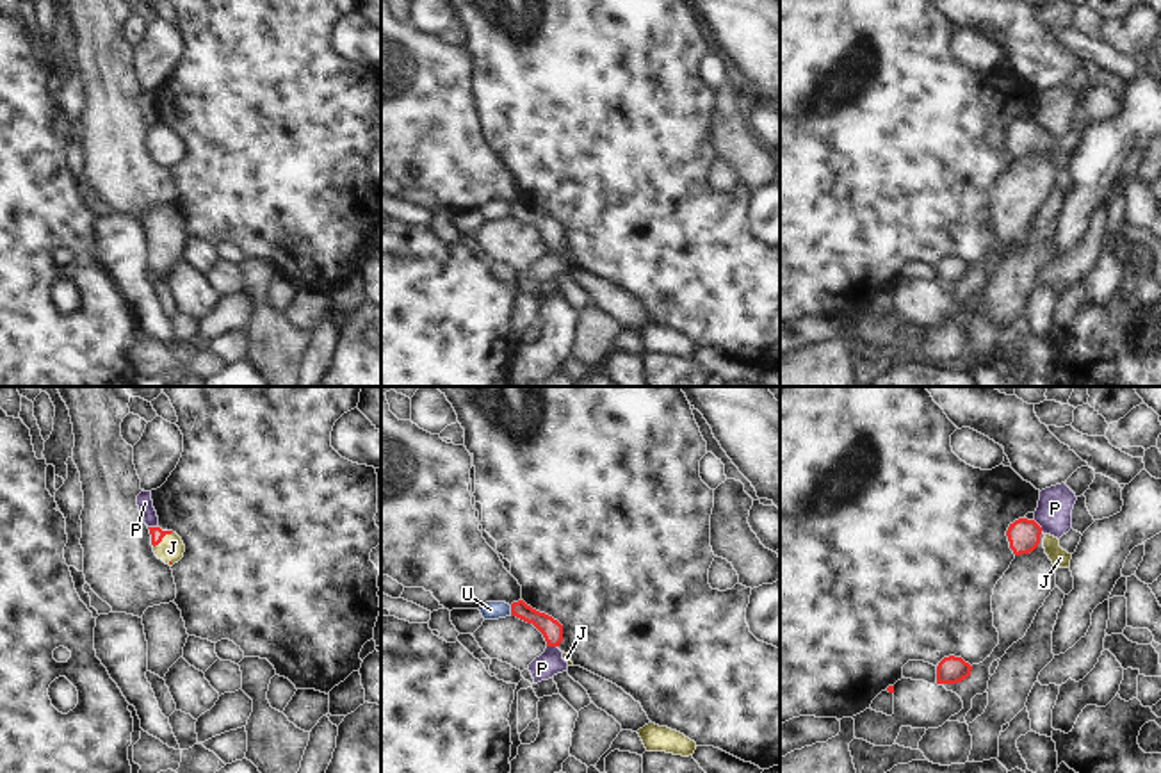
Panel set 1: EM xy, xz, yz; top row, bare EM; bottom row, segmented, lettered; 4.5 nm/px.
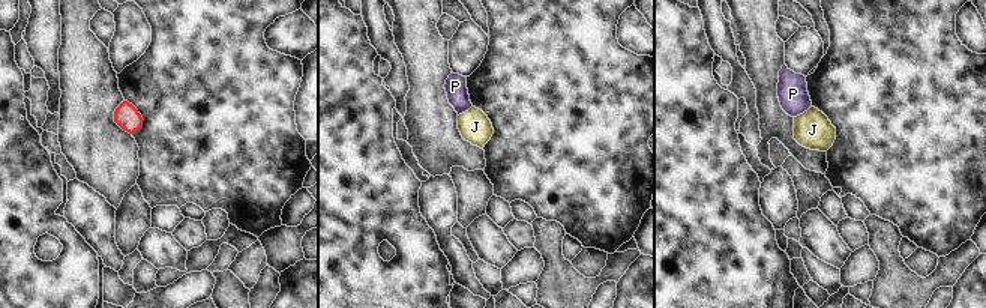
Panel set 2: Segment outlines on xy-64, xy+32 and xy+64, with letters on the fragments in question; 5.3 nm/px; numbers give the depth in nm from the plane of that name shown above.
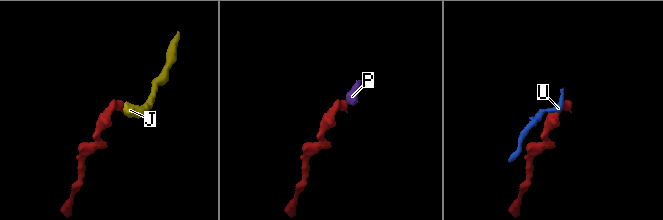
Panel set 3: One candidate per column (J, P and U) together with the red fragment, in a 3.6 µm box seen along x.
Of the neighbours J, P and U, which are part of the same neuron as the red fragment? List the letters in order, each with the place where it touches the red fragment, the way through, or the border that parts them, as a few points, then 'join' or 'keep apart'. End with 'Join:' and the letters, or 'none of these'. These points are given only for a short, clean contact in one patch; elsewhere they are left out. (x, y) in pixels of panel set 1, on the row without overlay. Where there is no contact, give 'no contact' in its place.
J: xy (162, 138) | across xy (157, 134), (162, 138), (171, 148) | join
P: yz (1039, 127) | along yz (1033, 122), (1042, 132) | keep apart
U: xz (511, 212) | along xz (510, 207), (511, 216) | keep apart
Join: J

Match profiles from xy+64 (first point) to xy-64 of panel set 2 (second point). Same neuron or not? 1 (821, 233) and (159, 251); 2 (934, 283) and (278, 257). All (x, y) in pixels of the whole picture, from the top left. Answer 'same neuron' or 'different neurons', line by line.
1: same neuron
2: different neurons

